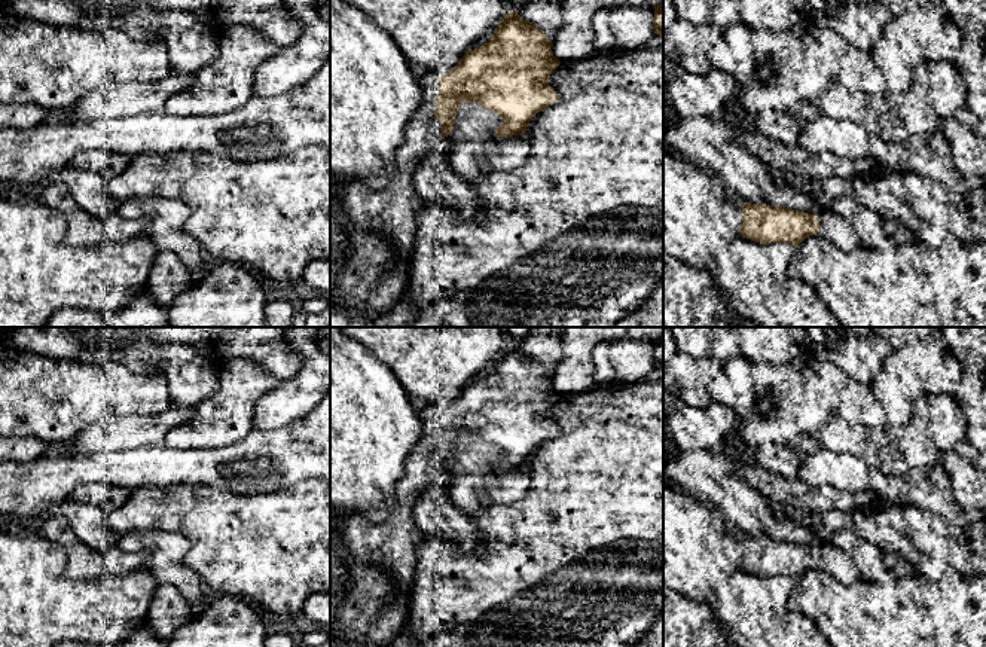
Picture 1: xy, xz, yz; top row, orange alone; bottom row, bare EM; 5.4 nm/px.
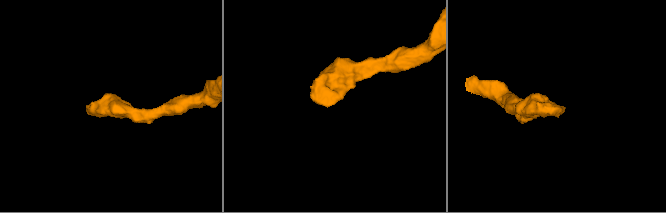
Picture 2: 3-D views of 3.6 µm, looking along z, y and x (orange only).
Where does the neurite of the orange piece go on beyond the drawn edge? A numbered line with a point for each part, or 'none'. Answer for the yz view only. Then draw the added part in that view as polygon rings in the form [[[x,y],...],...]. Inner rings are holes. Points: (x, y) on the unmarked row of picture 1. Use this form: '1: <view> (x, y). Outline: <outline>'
1: yz (835, 561). Outline: [[[824,544],[816,549],[819,567],[834,576],[840,583],[851,585],[860,580],[848,553],[831,544]]]

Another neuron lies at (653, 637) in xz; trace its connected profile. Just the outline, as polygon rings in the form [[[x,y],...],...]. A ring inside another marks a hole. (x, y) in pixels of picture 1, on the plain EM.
[[[663,610],[641,640],[631,647],[663,647]]]

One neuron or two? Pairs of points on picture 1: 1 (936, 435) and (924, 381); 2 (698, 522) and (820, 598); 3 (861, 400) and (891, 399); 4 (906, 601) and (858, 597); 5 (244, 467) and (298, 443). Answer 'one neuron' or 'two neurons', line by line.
1: two neurons
2: two neurons
3: two neurons
4: one neuron
5: one neuron

